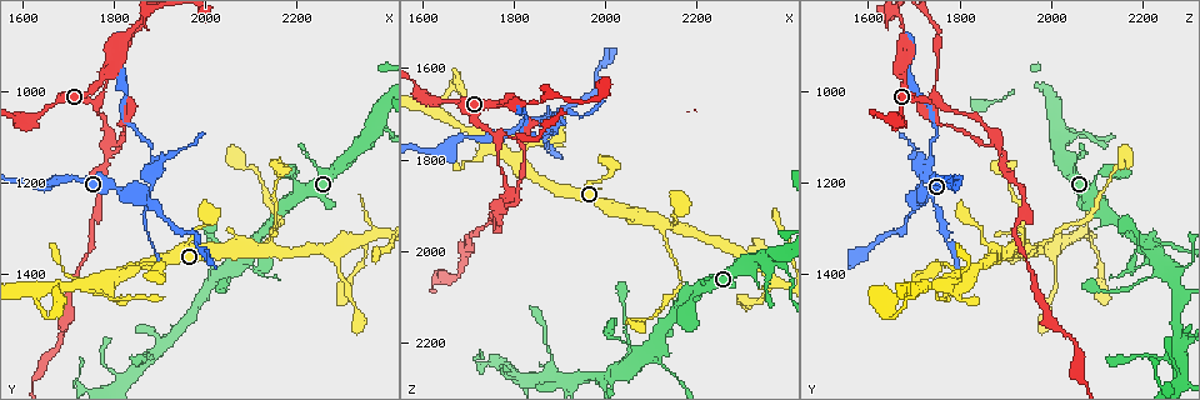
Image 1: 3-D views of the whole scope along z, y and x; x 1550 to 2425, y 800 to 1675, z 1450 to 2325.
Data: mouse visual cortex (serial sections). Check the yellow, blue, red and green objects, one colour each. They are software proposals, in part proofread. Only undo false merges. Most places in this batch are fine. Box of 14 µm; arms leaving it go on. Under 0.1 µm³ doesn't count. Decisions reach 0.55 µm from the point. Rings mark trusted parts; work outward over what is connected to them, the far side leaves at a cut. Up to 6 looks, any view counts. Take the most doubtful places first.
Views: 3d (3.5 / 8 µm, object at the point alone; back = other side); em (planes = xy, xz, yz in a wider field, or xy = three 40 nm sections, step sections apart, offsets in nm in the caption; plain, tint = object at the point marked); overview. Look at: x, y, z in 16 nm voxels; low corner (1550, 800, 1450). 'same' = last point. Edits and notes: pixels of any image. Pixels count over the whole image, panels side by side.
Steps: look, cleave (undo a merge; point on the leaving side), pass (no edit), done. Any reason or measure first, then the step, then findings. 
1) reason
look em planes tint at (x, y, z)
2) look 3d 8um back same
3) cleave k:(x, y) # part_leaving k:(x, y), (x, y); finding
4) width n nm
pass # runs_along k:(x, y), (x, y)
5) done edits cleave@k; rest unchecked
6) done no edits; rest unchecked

look 3d 3.5um back at (1820, 1225, 1725)

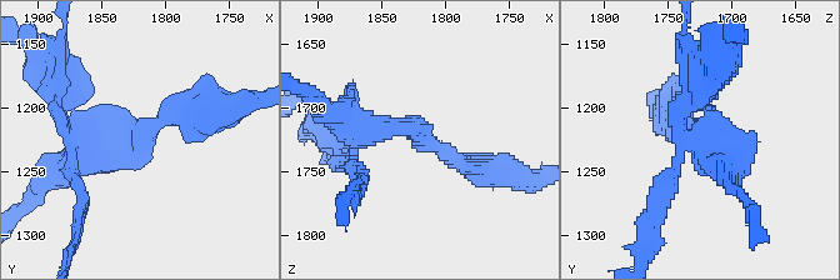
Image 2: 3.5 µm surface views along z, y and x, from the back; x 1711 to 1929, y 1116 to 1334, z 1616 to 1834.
look em xy step 5 tint at (1820, 1220, 1726)

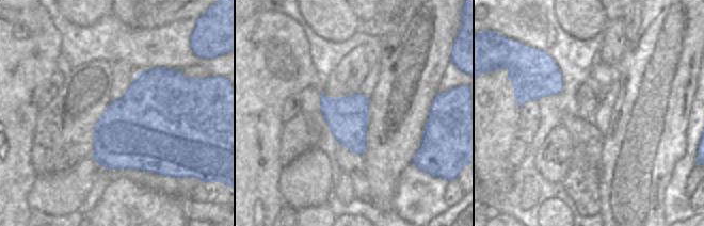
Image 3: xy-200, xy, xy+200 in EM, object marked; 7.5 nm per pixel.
pass # runs_along 2:(494, 173), (406, 125), (353, 135); all the same cell

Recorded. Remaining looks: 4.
look 3d 3.5um at (1765, 1030, 1750)

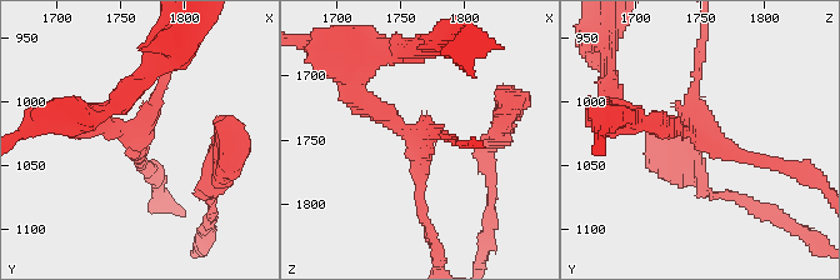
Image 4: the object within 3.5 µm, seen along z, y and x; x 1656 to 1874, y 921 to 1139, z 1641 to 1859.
arms 3; arm_widths 150, 150, 250 nm
look em planes tint at (1762, 1032, 1752)

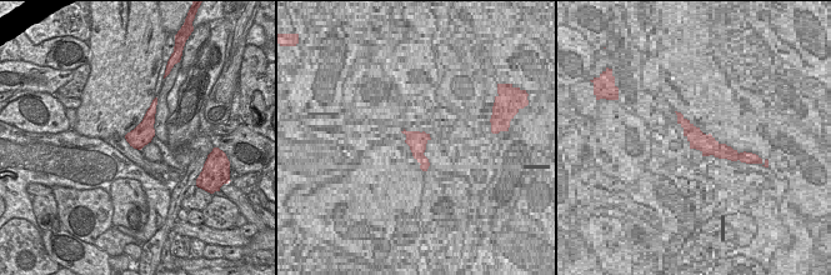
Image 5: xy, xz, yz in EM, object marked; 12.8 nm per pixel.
pass # one cell here

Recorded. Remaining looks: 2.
narrows sharply
look 3d 8um at (1790, 1105, 1880)

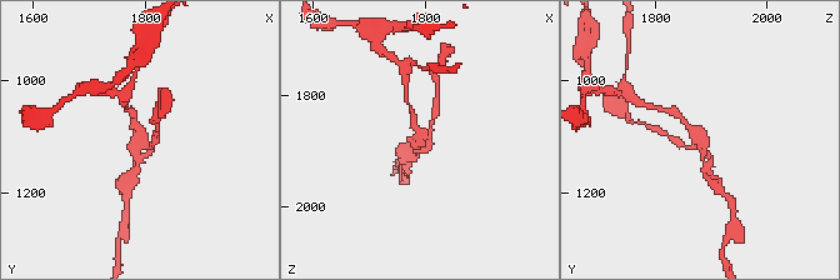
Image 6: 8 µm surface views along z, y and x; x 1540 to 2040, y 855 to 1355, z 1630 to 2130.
look em xy step 3 tint at (1790, 1105, 1880)

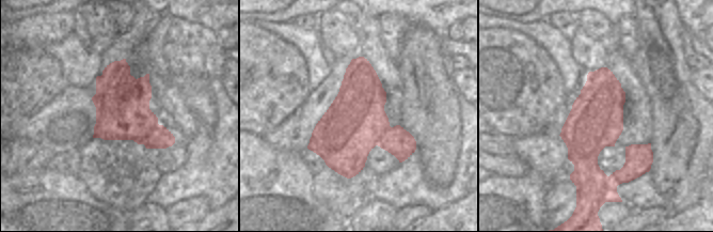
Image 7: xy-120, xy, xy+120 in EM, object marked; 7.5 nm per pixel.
pass # runs_along 6:(675, 114), (698, 134), (708, 173); one cell here

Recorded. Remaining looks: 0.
done no edits; rest unchecked

